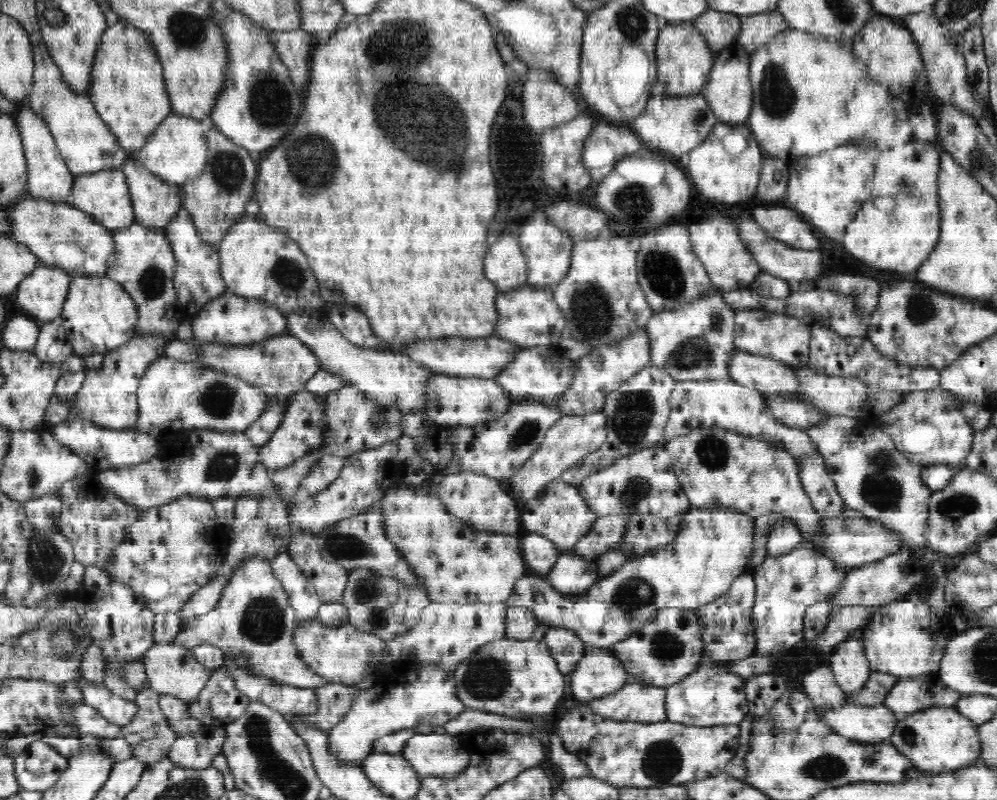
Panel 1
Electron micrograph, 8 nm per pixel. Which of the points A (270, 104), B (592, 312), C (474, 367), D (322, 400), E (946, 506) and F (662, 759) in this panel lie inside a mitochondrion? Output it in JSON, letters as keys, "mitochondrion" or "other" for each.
{"A":"mitochondrion","B":"mitochondrion","C":"other","D":"other","E":"mitochondrion","F":"mitochondrion"}

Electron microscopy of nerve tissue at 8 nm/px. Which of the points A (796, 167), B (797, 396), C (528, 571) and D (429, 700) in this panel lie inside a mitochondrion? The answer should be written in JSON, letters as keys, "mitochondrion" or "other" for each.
{"A":"other","B":"other","C":"other","D":"other"}

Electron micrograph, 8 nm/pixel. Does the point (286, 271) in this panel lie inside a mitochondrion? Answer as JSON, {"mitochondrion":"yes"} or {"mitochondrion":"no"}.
{"mitochondrion":"yes"}

